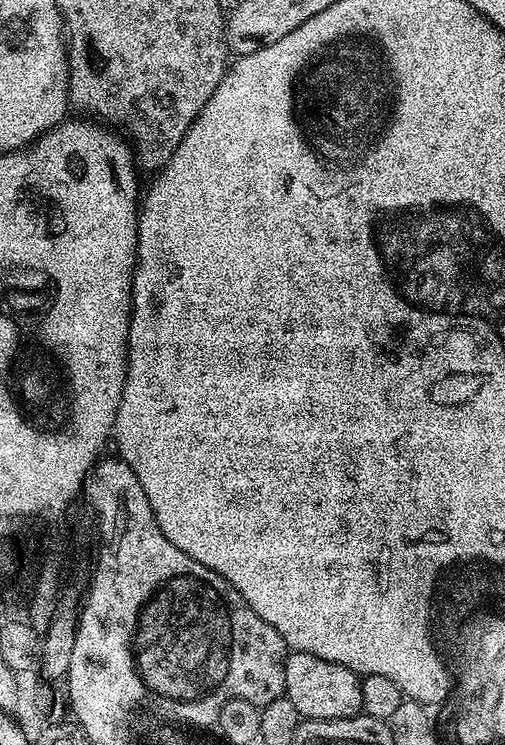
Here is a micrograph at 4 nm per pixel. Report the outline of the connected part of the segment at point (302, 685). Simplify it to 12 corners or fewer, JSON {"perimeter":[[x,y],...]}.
{"perimeter":[[289,651],[284,695],[301,718],[363,713],[361,677]]}

